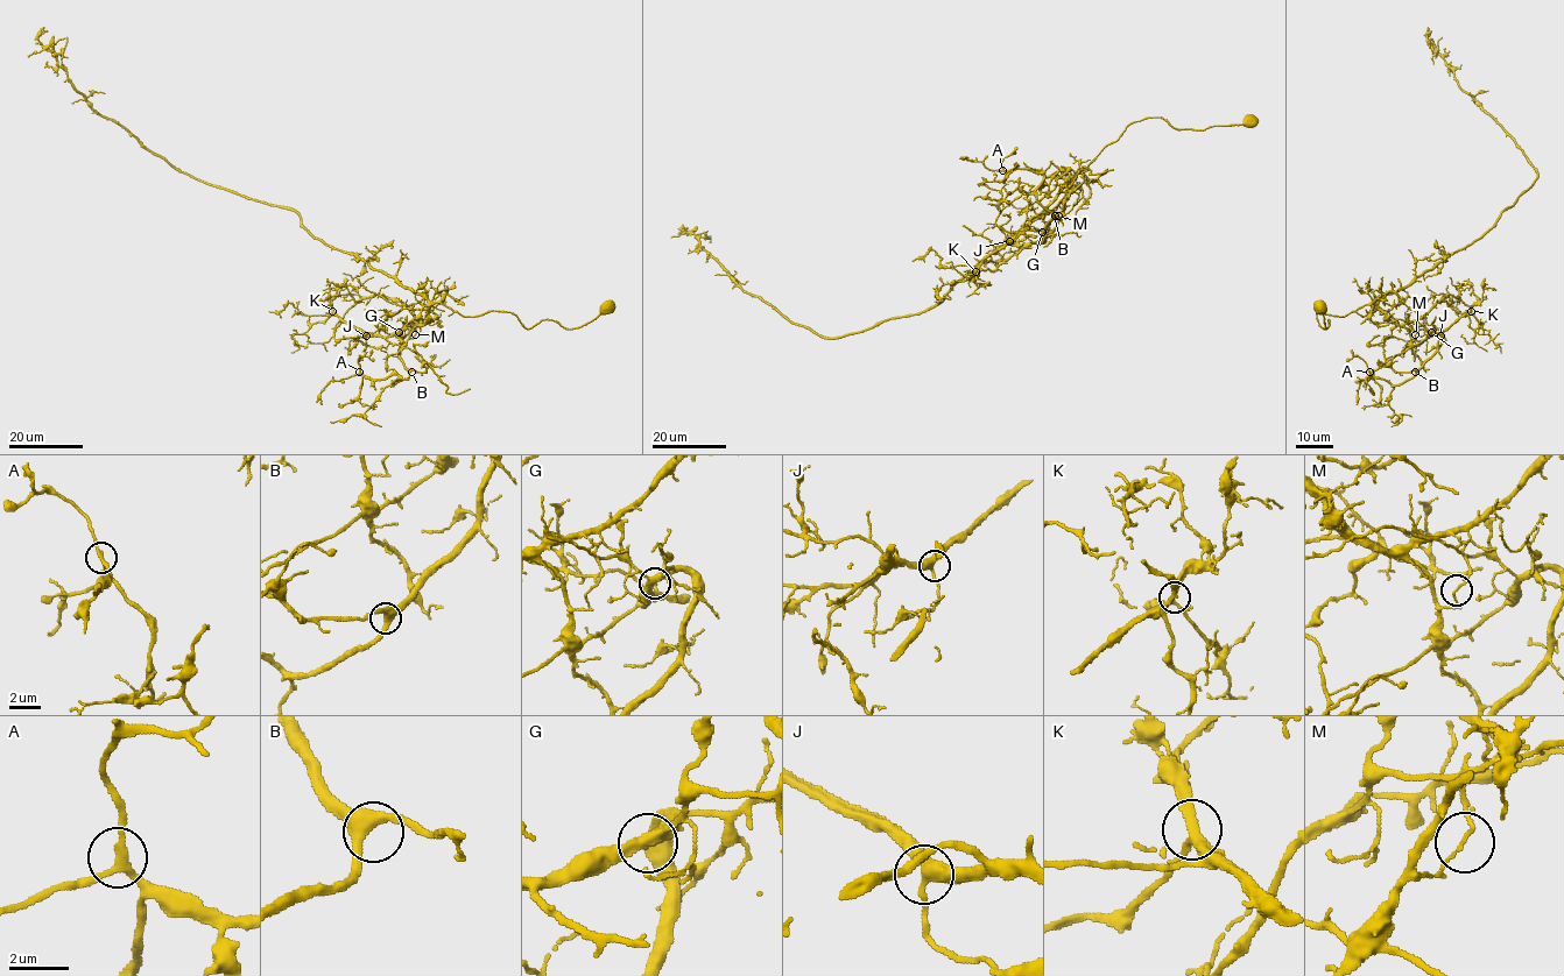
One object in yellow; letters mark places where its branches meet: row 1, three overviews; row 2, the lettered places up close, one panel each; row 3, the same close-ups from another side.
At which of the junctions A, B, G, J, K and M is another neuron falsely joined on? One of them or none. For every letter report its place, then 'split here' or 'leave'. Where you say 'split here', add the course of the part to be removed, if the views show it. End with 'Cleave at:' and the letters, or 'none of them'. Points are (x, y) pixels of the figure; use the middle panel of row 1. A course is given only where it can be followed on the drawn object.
A: (1002, 170) | leave
B: (1055, 216) | leave
G: (1042, 232) | leave
J: (1009, 241) | leave
K: (976, 271) | leave
M: (1058, 216) | split here | (1058, 216), (1044, 230), (1044, 241), (1051, 214), (1036, 198), (1043, 176), (1023, 169), (993, 170), (965, 157)
Cleave at: M

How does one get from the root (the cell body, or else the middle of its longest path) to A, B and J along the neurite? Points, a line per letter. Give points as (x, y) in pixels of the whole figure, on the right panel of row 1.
A: (1321, 309), (1323, 329), (1318, 311), (1374, 303), (1441, 331), (1410, 379), (1369, 372)
B: (1321, 309), (1323, 329), (1318, 311), (1345, 317), (1374, 303), (1399, 325), (1438, 330), (1437, 349), (1415, 372)
J: (1321, 309), (1323, 329), (1318, 311), (1345, 317), (1374, 303), (1414, 346), (1441, 336)

